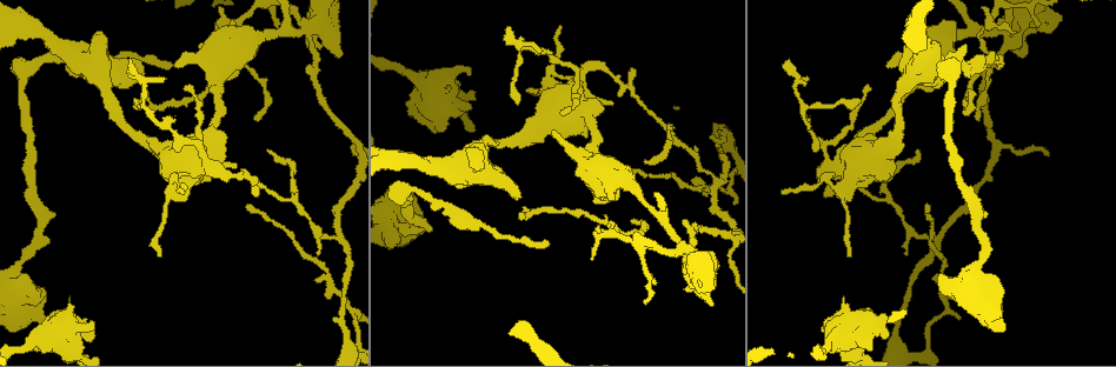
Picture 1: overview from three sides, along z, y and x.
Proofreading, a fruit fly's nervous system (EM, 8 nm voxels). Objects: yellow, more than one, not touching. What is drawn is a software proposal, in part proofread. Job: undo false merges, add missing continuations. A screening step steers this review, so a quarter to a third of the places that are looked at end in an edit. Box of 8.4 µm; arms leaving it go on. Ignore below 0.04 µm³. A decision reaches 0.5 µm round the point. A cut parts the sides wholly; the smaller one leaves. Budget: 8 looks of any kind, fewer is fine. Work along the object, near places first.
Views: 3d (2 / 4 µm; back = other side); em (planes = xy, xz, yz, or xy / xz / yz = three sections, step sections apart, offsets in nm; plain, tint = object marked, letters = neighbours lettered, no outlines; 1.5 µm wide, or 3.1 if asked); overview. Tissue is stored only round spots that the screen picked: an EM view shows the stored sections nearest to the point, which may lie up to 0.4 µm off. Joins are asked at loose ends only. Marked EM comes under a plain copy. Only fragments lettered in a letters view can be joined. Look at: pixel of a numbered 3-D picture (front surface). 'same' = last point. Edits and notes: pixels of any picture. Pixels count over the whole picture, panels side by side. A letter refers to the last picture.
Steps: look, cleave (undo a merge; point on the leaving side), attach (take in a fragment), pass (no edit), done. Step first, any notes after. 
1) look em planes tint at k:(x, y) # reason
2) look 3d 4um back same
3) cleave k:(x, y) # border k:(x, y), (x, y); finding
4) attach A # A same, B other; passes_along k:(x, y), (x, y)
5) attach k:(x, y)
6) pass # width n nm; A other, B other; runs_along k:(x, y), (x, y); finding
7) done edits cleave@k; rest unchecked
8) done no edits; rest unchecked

look 3d 4um at 1:(632, 221) # tapers out

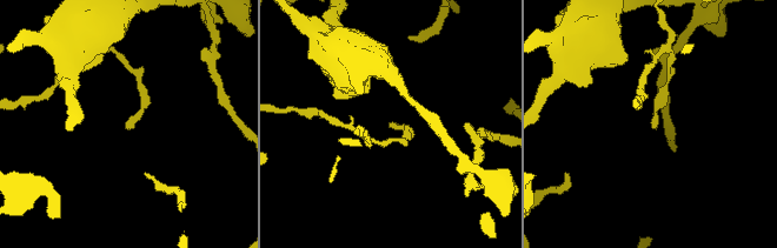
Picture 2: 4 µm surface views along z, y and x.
look em yz step 4 tint at 2:(653, 126) # now the EM

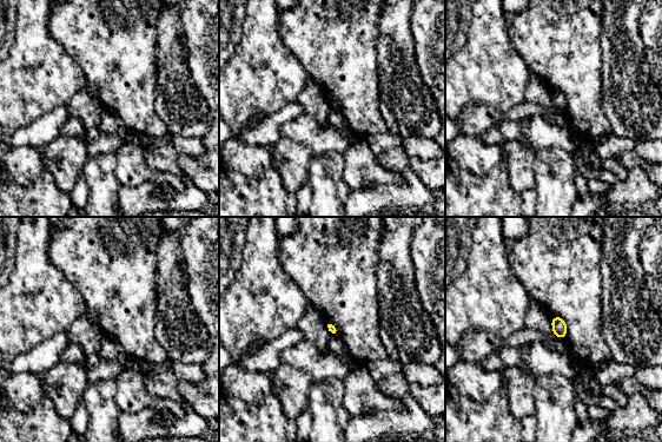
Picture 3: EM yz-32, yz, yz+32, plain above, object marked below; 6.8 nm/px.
look em planes letters same # cut it another way

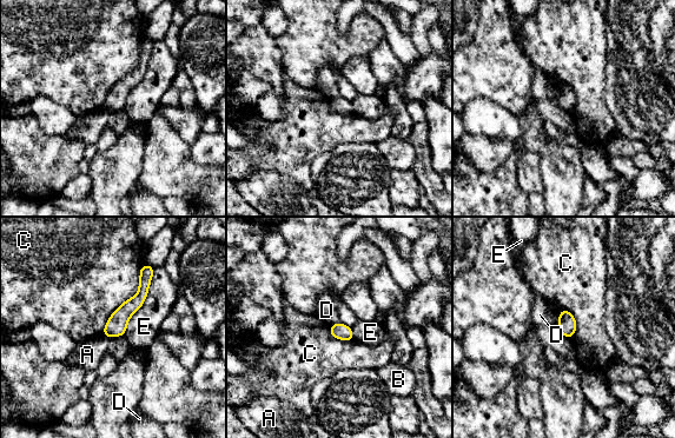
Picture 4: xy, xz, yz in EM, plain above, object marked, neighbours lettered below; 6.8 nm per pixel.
pass # longest_contact C 550 nm; A other, B other, C other, D other, E other; no lettered fragment goes on from it

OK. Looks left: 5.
look em planes letters at 1:(304, 28)

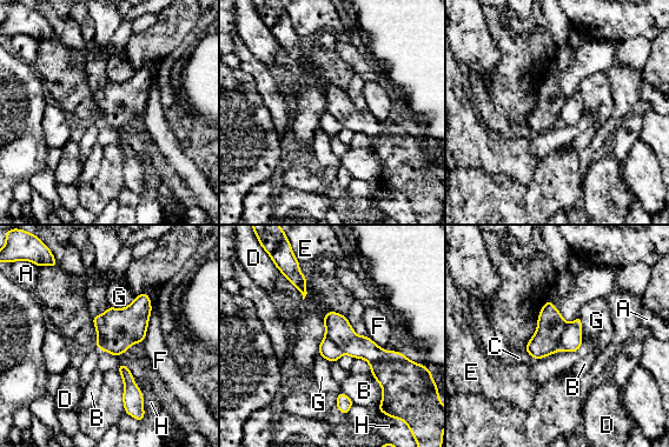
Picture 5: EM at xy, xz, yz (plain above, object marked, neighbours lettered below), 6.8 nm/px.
cleave 5:(571, 339) # A other, B other, C other, D other, E other, F other, G other, H other; border 5:(567, 324), (562, 334), (561, 349); a second neuron is stuck on

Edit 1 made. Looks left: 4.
look overview

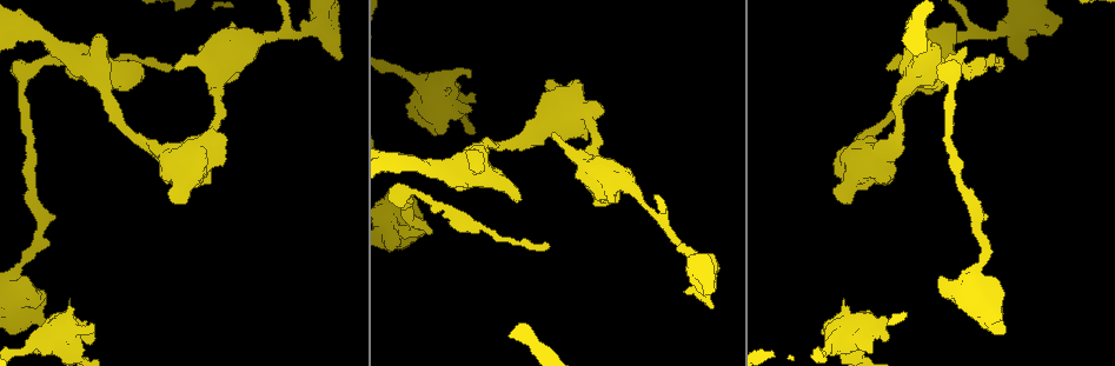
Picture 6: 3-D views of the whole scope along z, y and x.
look 3d 2um at 6:(41, 321) # thick end

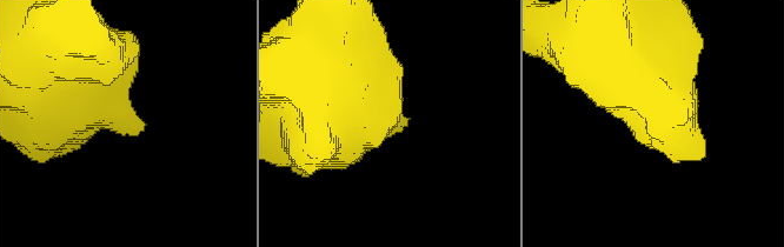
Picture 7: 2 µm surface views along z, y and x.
look em xz step 4 tint at 7:(403, 128)

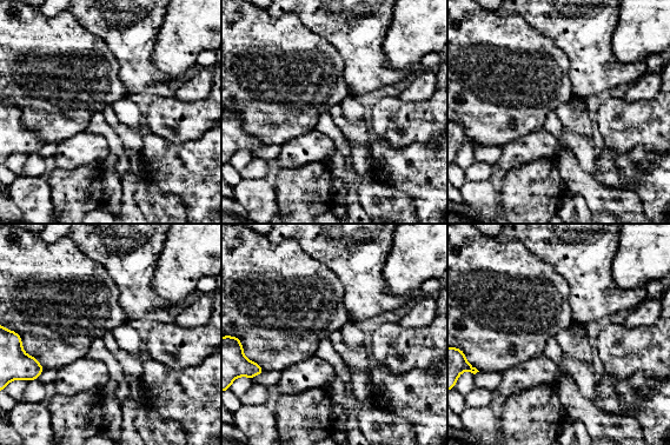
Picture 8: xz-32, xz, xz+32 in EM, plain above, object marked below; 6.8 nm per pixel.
look em planes letters same # another direction

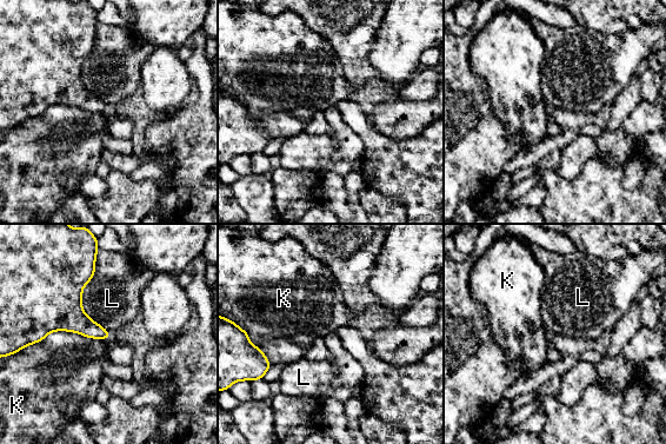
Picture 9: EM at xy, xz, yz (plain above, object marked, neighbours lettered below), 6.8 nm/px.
pass # longest_contact K 600 nm; K other, L other; border 9:(95, 256), (81, 306), (111, 335); no lettered fragment goes on from it

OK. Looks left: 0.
done edits cleave@5; rest unchecked

